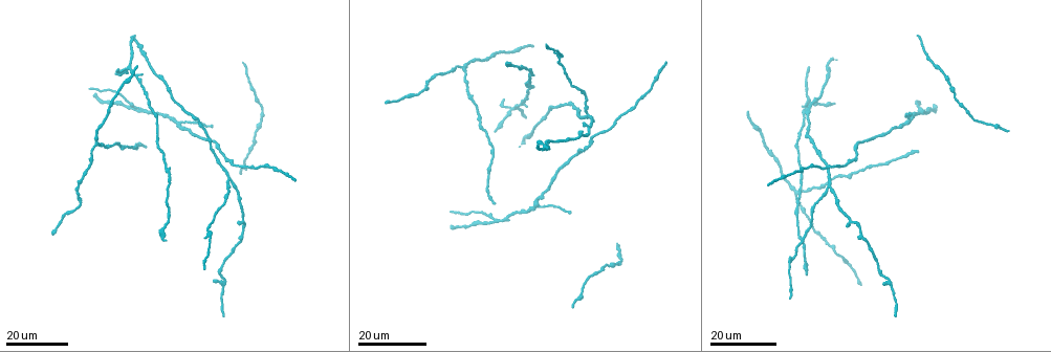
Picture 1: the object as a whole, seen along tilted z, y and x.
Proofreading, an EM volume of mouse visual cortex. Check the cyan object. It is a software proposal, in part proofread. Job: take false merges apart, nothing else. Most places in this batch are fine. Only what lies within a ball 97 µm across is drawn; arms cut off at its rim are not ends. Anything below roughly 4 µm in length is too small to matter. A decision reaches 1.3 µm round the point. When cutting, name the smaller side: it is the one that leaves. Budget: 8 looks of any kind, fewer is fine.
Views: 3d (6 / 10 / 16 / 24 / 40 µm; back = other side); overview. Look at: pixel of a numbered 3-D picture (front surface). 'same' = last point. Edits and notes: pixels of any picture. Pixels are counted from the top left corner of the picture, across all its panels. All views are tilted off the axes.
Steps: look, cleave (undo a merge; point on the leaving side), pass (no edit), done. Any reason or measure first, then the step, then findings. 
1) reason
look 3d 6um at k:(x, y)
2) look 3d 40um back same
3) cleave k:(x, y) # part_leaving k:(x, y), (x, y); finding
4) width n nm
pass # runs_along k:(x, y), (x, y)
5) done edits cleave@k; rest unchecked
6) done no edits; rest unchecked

thick turns thin
look 3d 24um at 1:(819, 186)

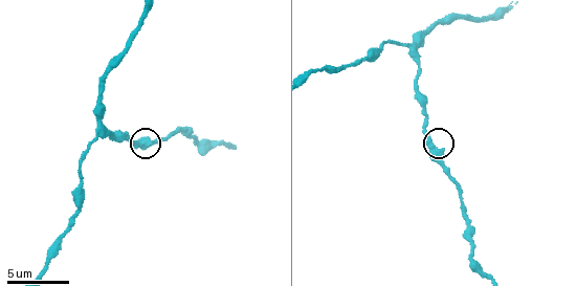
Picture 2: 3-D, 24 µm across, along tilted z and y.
look 3d 6um at 2:(429, 140)

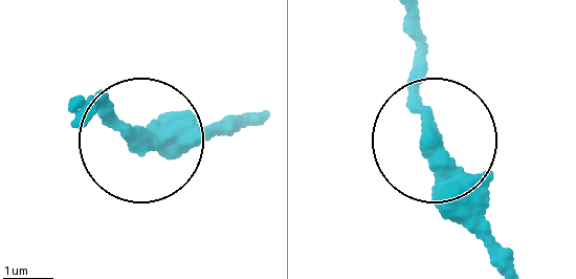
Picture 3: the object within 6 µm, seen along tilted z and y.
pass # runs_along 3:(515, 269), (482, 191), (437, 140), (422, 25); one neuron here

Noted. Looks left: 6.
two arms in line, one across
look 3d 16um at 1:(828, 185)

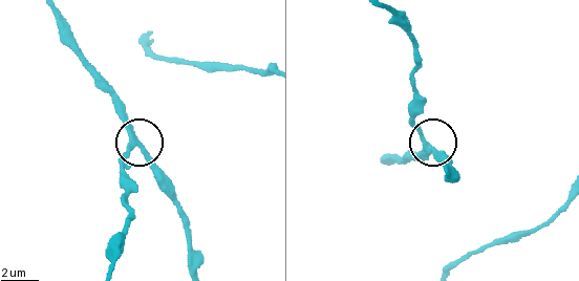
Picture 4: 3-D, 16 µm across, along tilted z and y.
look 3d 6um at 4:(430, 148)

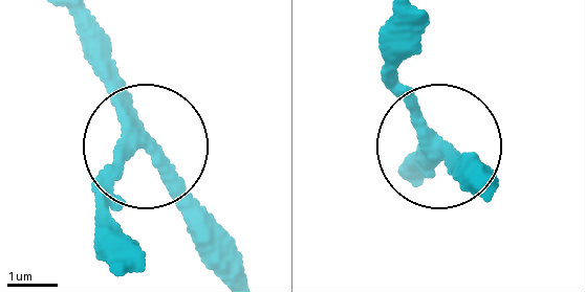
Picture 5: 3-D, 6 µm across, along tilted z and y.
side_arm 42 um
pass # one neuron here

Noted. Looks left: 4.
look 3d 16um at 1:(538, 207)

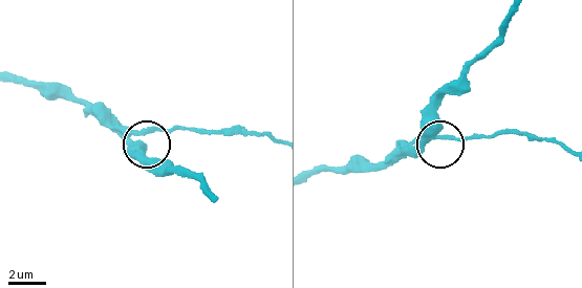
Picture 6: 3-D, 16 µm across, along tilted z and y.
look 3d 6um at 6:(136, 133)

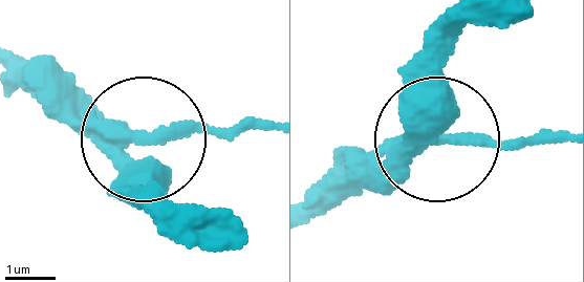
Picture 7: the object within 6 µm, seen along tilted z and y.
pass # one neuron here

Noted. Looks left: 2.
done no edits; rest unchecked

